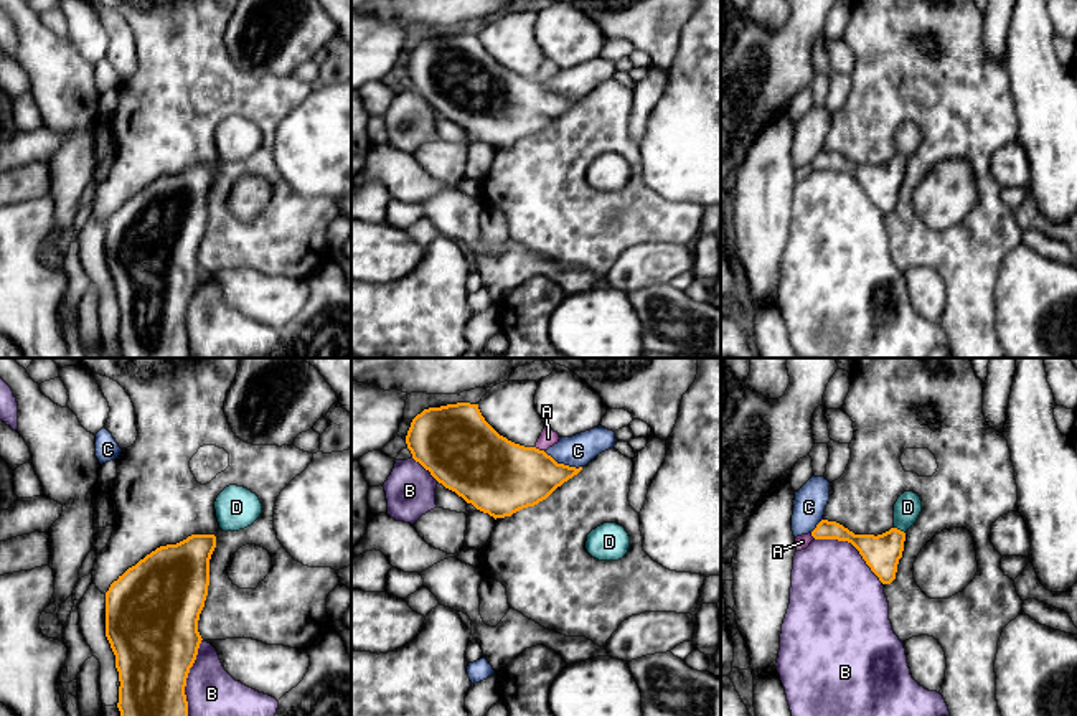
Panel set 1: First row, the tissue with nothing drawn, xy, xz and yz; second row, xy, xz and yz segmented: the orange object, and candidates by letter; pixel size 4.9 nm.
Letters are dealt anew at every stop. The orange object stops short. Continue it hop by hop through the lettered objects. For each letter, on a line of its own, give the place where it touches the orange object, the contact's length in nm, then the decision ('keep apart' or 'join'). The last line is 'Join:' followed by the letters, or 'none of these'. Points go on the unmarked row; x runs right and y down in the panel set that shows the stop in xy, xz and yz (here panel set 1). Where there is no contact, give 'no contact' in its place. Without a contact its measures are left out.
A: meets orange in xz at (538, 80); contact 50 nm long; keep apart
B: meets orange in xy at (185, 314); contact 440 nm long; keep apart
C: meets orange in xz at (563, 94); contact 200 nm long; keep apart
D: meets orange in yz at (899, 160); contact 70 nm long; join
Join: D

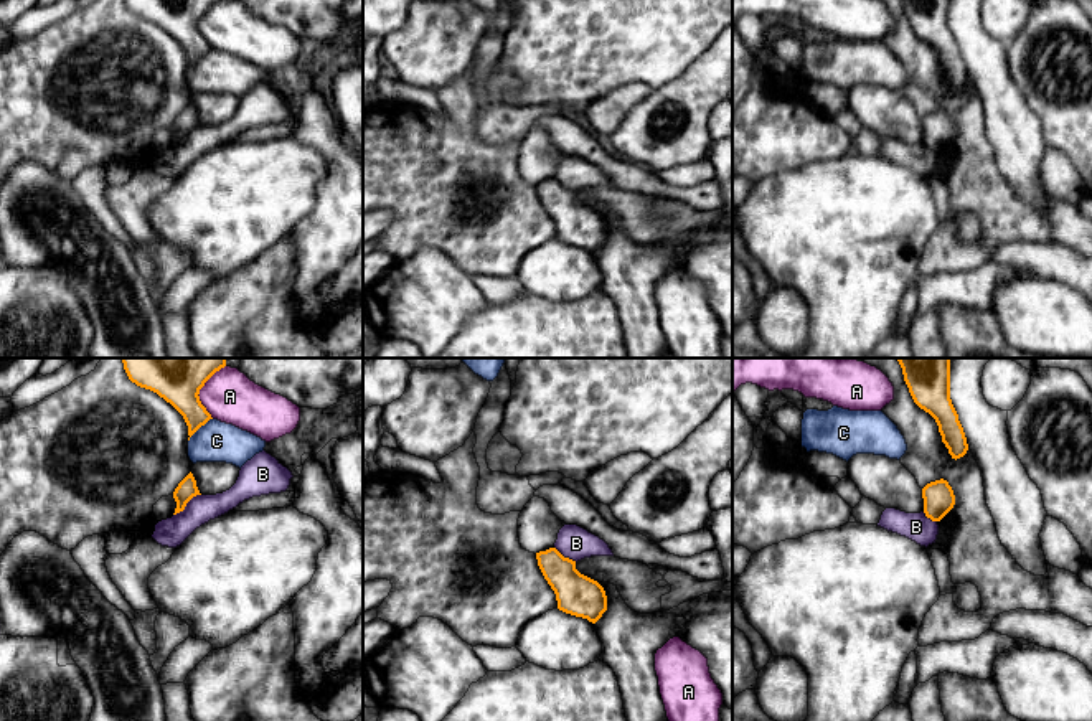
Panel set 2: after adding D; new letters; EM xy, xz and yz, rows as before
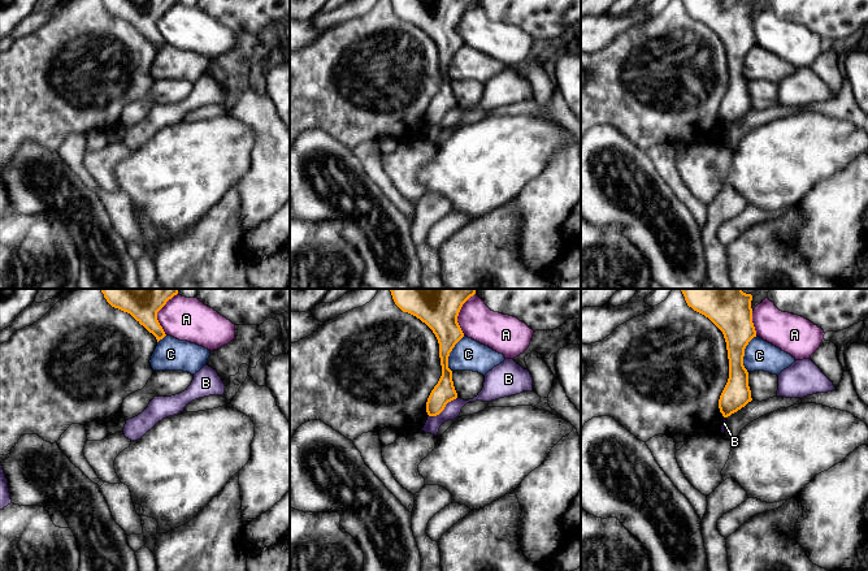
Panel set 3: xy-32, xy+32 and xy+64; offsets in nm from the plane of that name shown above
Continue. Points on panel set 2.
A: meets orange in xy at (198, 23); contact 240 nm long; keep apart
B: meets orange in xy at (185, 136); contact 170 nm long; keep apart
C: meets orange in xy at (198, 58); contact 170 nm long; keep apart
Join: none of these

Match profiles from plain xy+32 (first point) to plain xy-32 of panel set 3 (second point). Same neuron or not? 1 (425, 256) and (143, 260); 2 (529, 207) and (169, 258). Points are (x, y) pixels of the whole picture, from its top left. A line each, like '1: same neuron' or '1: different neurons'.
1: same neuron
2: different neurons

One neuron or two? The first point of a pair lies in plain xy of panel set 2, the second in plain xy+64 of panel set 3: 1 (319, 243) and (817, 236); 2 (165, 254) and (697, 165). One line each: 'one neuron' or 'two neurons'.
1: one neuron
2: two neurons

